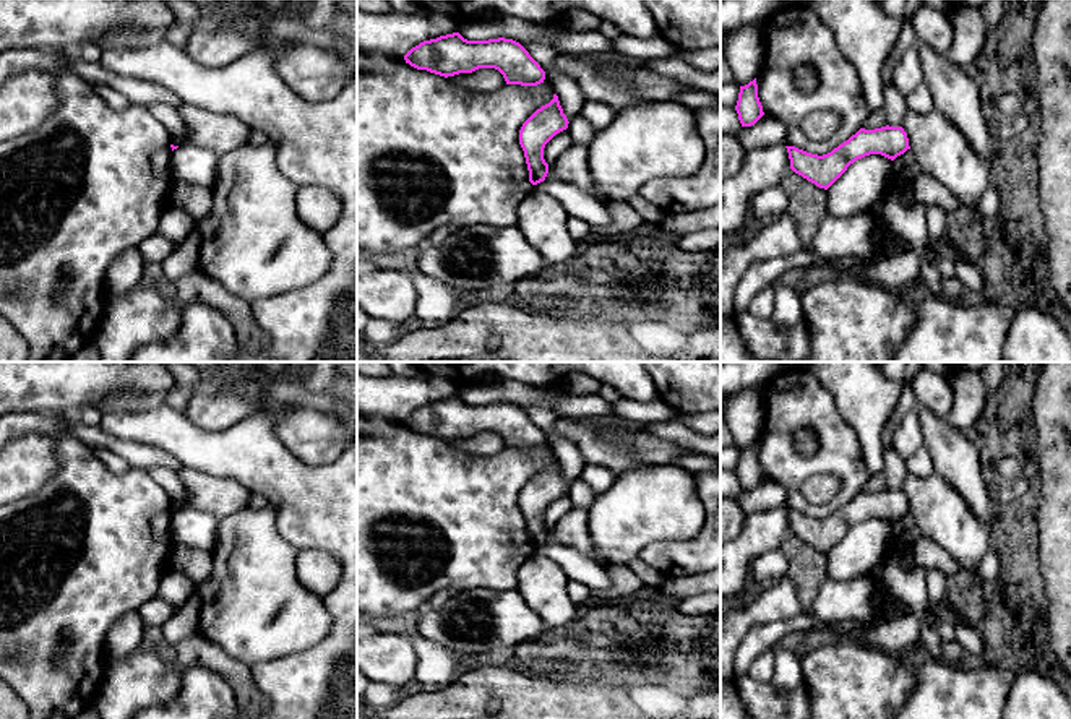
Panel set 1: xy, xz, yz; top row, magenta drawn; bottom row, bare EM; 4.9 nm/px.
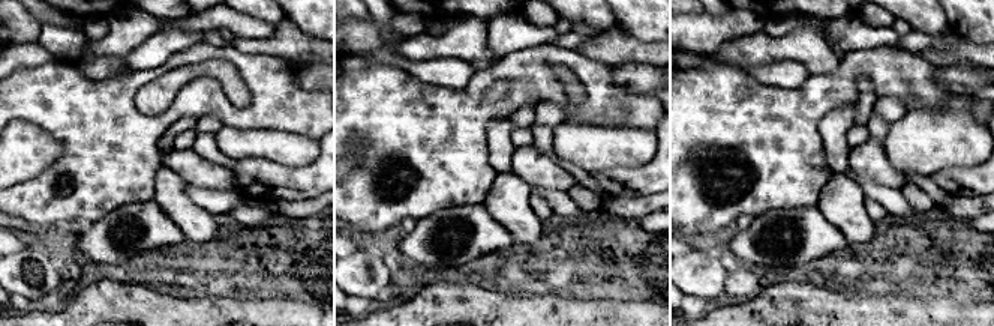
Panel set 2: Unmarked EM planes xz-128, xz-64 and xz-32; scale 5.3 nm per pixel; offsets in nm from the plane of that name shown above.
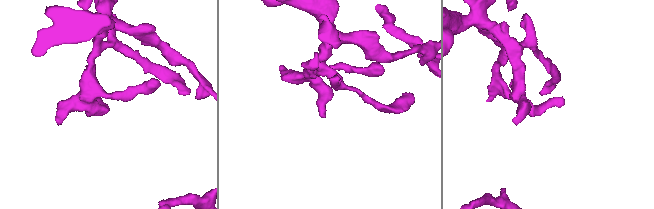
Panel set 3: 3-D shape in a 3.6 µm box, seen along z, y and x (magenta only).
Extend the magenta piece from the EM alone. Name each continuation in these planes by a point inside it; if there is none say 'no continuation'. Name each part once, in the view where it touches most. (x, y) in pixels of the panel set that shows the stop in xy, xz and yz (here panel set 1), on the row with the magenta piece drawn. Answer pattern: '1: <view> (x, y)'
no continuation

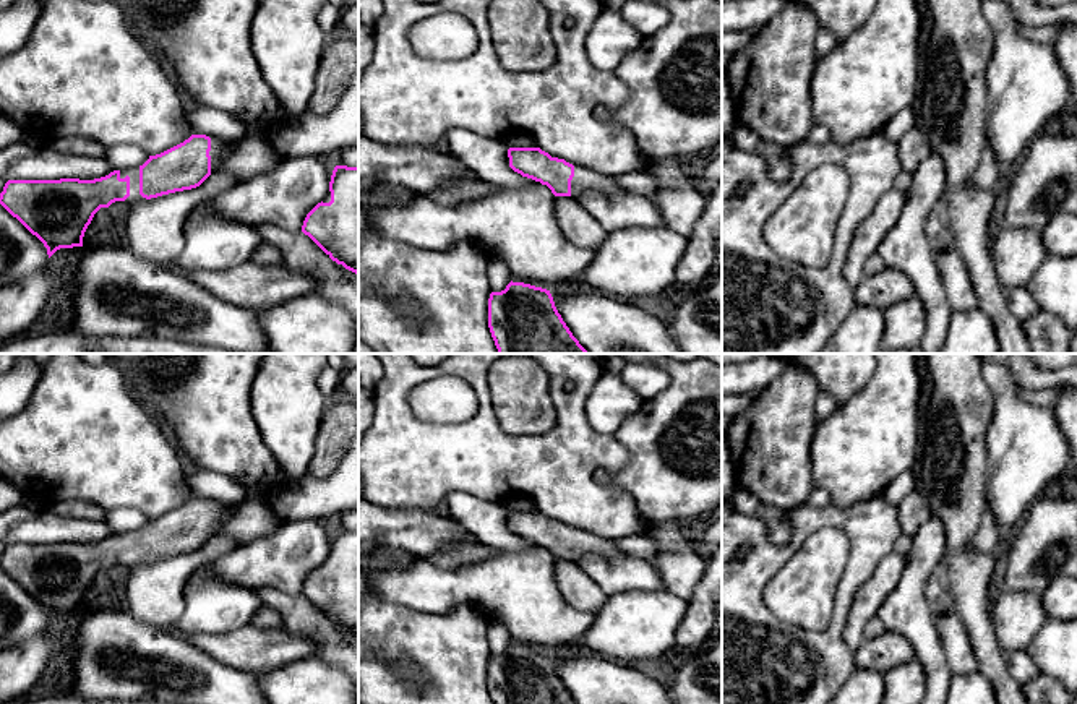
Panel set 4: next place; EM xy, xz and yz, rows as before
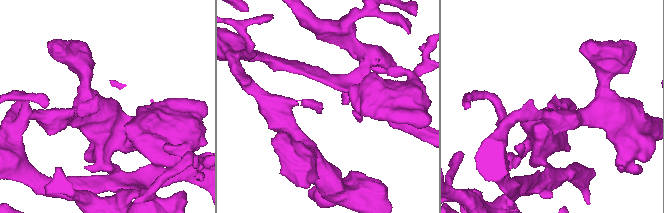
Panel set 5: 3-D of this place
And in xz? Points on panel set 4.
1: xz (584, 180)

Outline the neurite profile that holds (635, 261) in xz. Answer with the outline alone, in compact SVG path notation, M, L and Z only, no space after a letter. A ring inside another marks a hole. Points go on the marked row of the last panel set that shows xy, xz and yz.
M667 225L613 230L577 282L620 298L672 292L686 247L688 237Z

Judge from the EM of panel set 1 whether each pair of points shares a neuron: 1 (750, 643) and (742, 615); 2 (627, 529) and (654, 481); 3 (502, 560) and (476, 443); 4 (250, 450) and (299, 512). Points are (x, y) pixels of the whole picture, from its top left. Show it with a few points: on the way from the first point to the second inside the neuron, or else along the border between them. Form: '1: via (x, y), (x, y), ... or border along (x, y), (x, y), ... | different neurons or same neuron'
1: border along (755, 622), (737, 648) | different neurons
2: via (630, 518), (654, 492) | same neuron
3: border along (447, 442), (479, 455), (505, 448) | different neurons
4: via (265, 464), (297, 497) | same neuron

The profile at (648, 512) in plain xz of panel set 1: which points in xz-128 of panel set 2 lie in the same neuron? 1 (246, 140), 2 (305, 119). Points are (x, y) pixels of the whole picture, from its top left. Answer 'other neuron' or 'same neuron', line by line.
1: same neuron
2: other neuron

